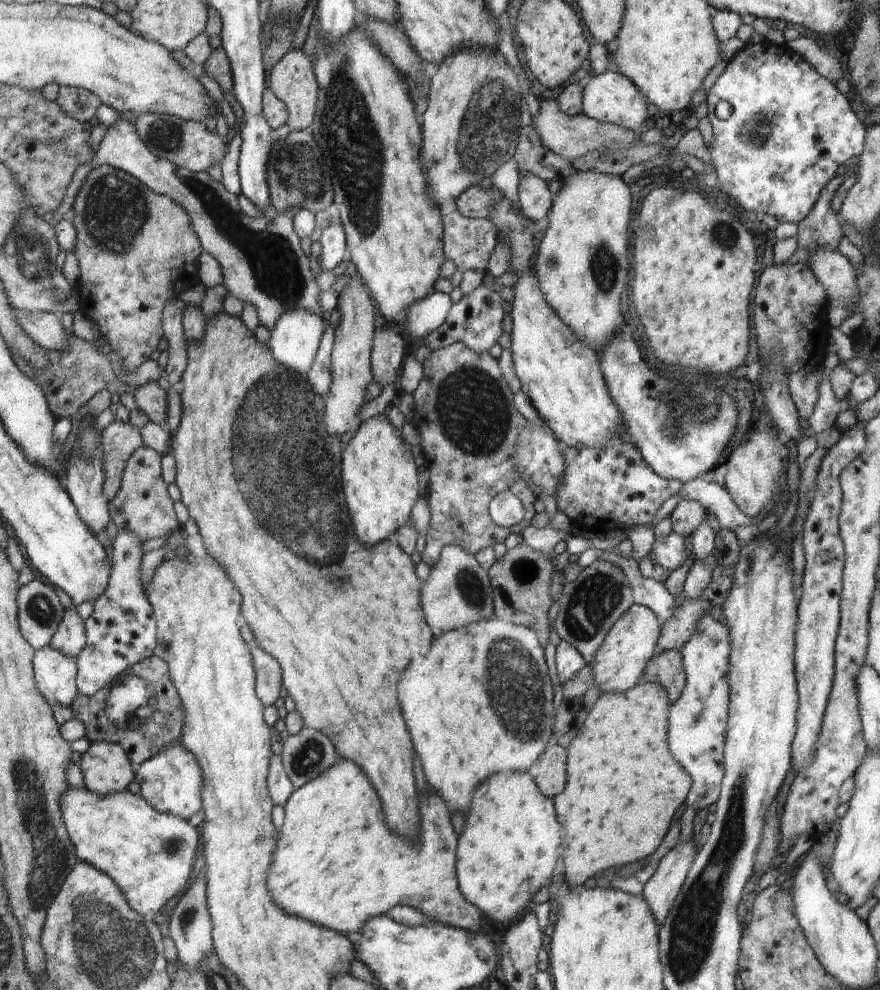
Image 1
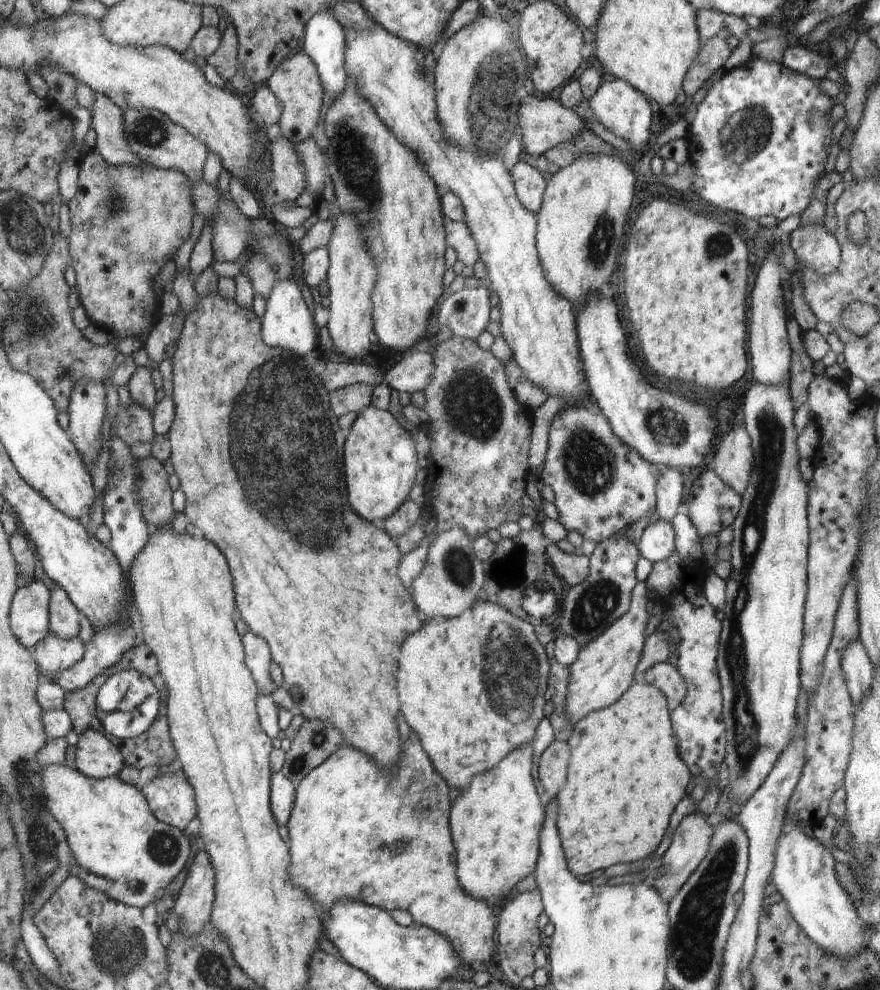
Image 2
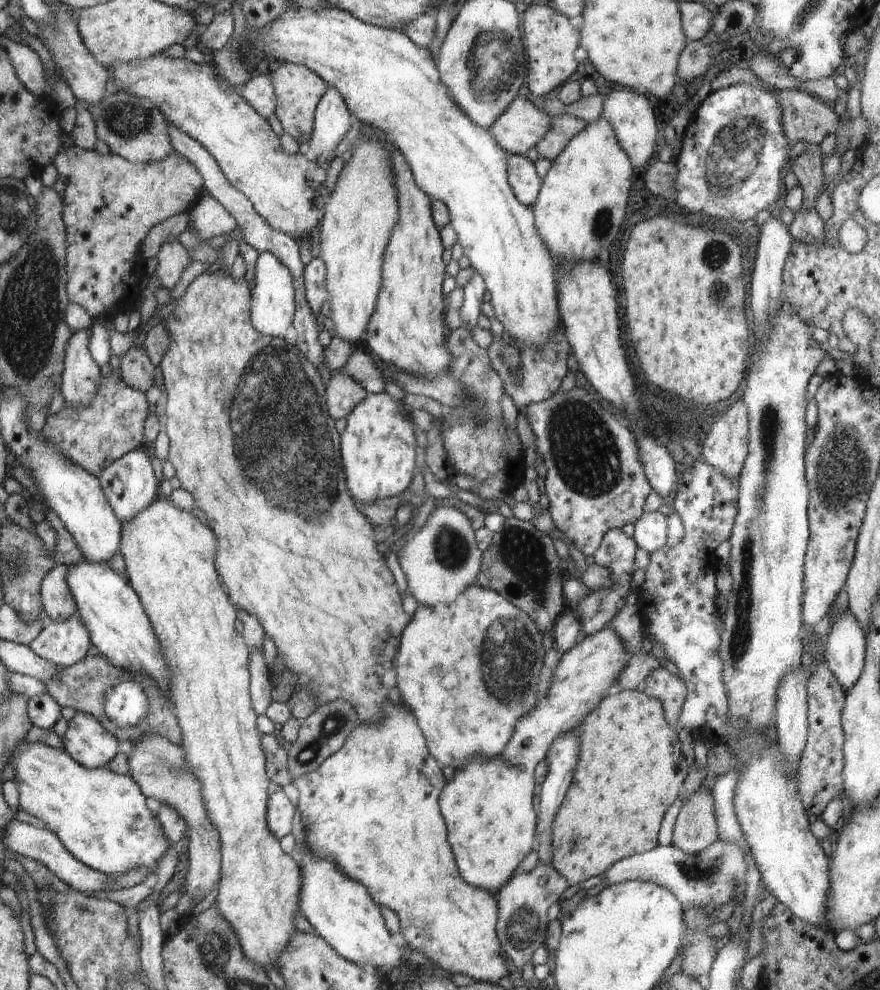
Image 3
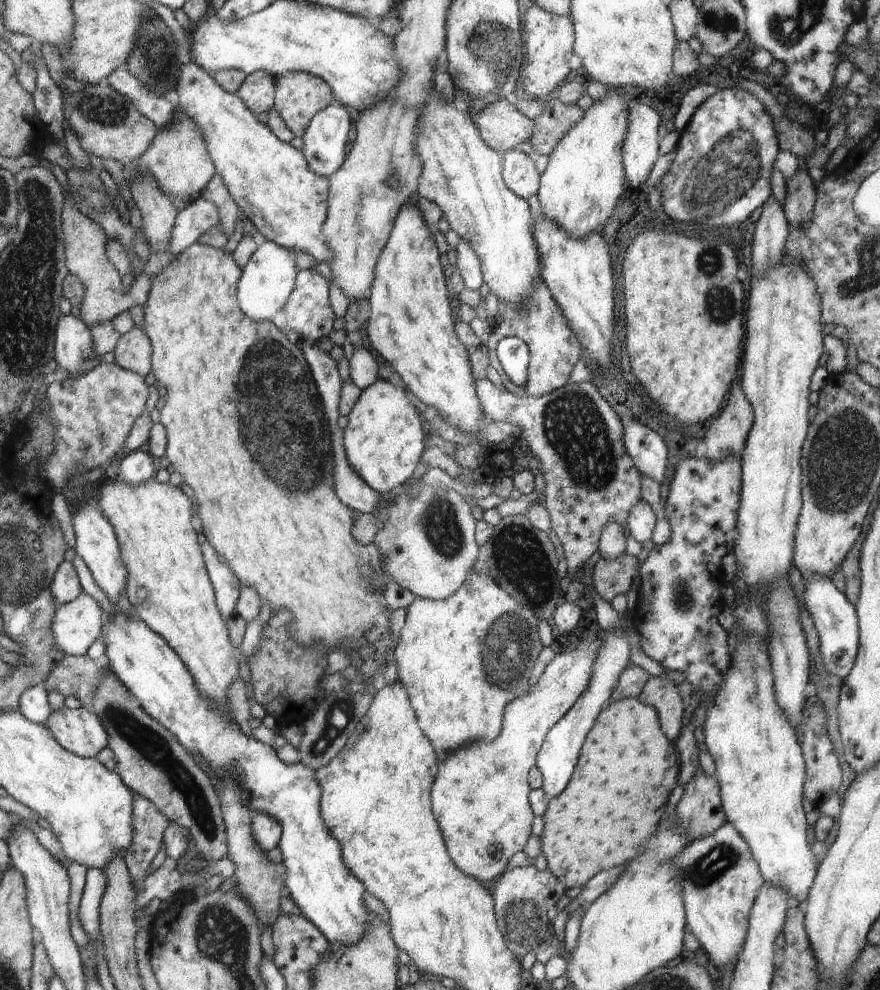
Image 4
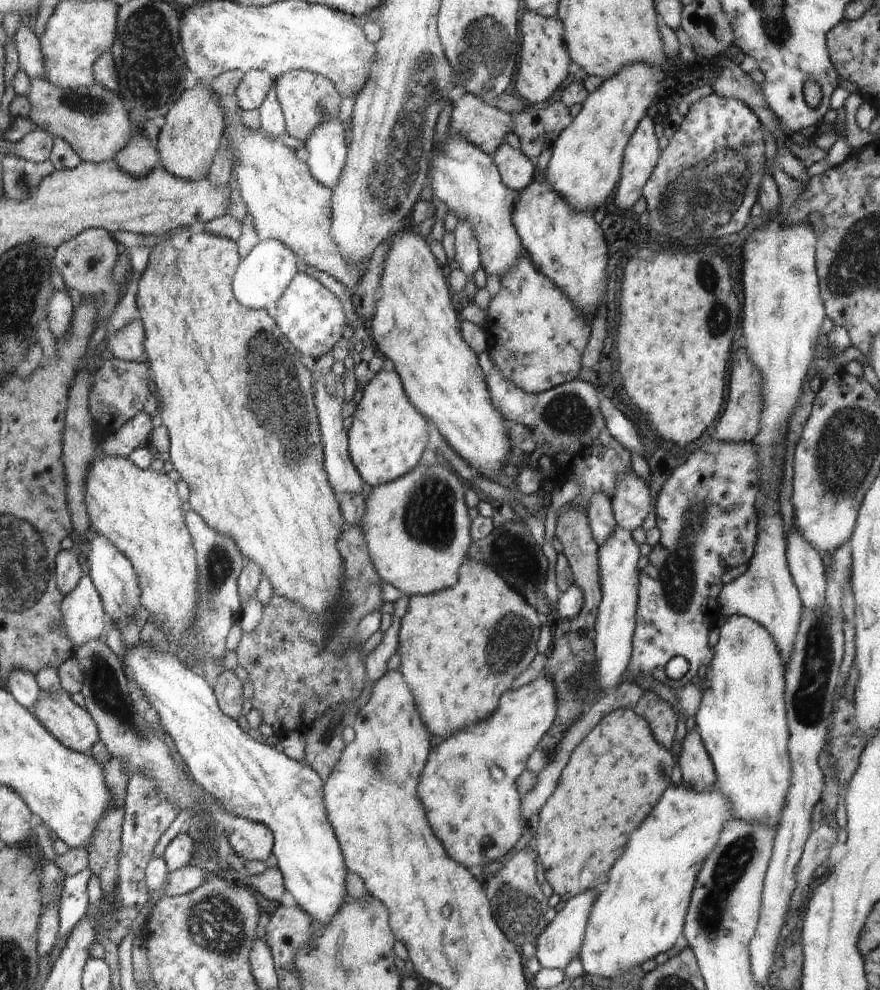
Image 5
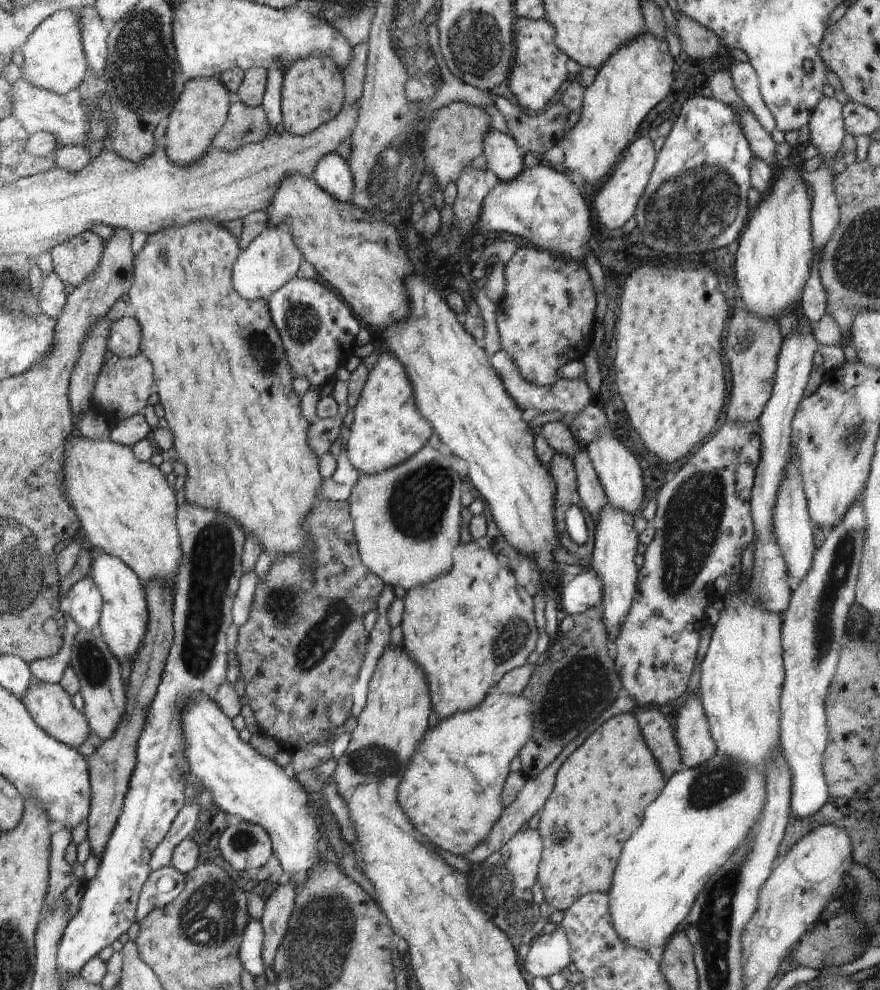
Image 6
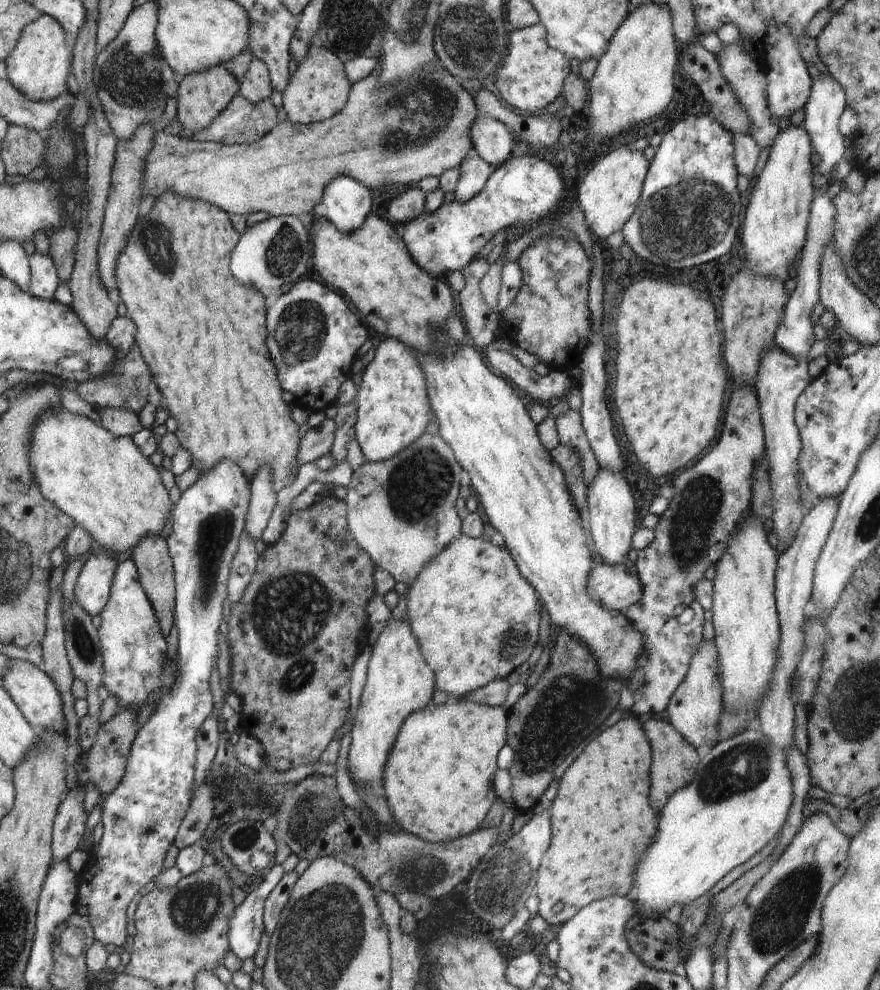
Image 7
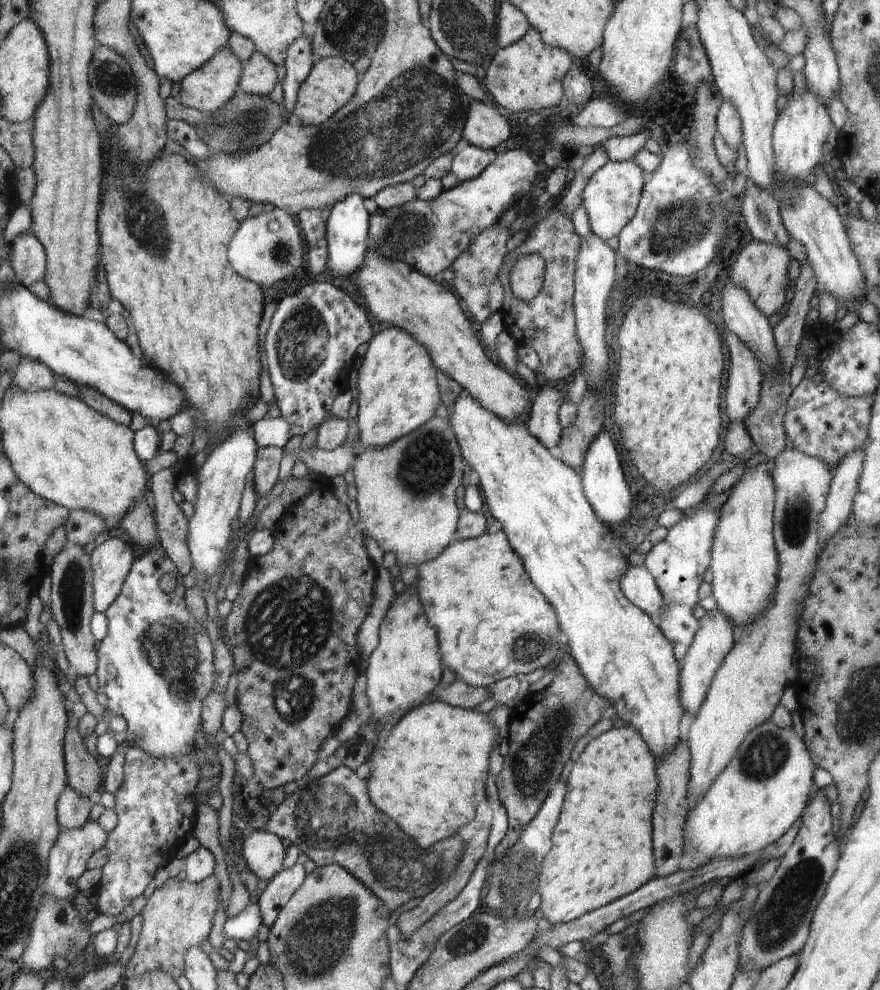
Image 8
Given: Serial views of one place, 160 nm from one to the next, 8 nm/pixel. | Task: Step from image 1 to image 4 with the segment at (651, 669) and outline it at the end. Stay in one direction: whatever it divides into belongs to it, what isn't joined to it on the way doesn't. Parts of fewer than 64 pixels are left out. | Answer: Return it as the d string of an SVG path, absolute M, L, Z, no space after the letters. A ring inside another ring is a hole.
M667 676L652 677L645 682L644 688L637 698L645 705L655 707L659 713L662 729L672 741L678 738L684 718L684 706L677 684Z

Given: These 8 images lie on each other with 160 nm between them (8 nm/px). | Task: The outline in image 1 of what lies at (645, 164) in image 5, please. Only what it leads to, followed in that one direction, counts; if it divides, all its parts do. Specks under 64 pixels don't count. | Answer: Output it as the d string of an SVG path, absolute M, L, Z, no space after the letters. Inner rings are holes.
M606 71L599 77L587 77L583 85L582 113L591 119L612 123L629 131L638 131L646 122L646 98L638 92L638 88L627 75L616 74L616 71Z

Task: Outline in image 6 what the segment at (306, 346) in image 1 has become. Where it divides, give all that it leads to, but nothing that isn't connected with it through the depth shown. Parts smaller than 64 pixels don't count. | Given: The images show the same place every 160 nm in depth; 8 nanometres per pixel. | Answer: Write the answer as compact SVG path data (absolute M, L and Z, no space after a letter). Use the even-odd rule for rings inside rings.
M286 223L269 225L266 231L260 233L244 250L241 250L234 261L232 284L248 300L267 301L288 281L294 279L302 260L304 254L293 239L291 226Z

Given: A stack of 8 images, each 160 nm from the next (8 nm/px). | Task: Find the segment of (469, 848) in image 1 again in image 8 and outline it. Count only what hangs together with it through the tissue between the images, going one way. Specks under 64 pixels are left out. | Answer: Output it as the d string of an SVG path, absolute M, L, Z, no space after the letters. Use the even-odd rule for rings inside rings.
M430 702L411 708L390 726L390 734L382 748L376 750L374 766L367 778L368 795L402 830L422 847L458 835L476 816L484 798L484 782L488 776L488 754L496 746L496 726L488 714L474 709L454 708L446 702Z

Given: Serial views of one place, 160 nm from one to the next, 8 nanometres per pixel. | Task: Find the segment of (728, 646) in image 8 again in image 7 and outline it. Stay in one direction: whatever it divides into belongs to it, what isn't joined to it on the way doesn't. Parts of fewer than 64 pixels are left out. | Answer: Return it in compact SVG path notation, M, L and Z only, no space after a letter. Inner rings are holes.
M714 638L702 641L692 655L688 672L684 675L679 688L666 708L664 717L698 750L703 746L714 746L718 742L717 724L723 709L723 686L721 683L721 668L717 646Z

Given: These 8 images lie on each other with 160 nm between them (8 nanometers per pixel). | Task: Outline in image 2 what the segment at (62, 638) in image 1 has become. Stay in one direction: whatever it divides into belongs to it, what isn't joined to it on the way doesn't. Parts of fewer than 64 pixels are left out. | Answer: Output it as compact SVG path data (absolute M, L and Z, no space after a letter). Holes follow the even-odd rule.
M55 585L51 589L50 603L50 632L63 639L78 635L81 614L60 585Z

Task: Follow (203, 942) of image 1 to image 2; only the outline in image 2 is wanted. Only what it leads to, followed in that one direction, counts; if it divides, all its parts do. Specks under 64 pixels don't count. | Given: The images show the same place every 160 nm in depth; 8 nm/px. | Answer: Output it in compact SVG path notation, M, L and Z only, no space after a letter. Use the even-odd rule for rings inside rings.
M199 850L186 872L187 878L175 900L172 912L180 918L180 931L185 935L199 933L210 918L216 897L216 870L212 858Z

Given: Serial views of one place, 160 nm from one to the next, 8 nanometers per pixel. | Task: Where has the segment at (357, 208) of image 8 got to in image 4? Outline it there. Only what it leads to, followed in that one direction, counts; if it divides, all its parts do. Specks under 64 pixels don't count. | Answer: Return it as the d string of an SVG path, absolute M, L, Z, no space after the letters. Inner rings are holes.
M338 102L315 114L302 137L303 154L317 175L329 178L342 166L353 123L345 106Z

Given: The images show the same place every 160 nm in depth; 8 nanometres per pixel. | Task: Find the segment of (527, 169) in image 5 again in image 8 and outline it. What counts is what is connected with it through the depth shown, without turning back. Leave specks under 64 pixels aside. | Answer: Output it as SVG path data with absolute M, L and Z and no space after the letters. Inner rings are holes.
M472 102L463 130L464 143L490 150L506 141L510 134L511 126L491 102Z

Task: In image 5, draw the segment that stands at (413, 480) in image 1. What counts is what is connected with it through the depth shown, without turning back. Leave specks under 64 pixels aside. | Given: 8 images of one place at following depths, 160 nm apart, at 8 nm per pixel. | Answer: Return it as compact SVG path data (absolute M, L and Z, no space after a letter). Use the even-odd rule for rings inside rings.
M381 370L358 395L357 409L347 432L350 460L363 482L370 486L386 484L410 473L426 448L428 424L423 414L404 394L403 381L396 370Z

